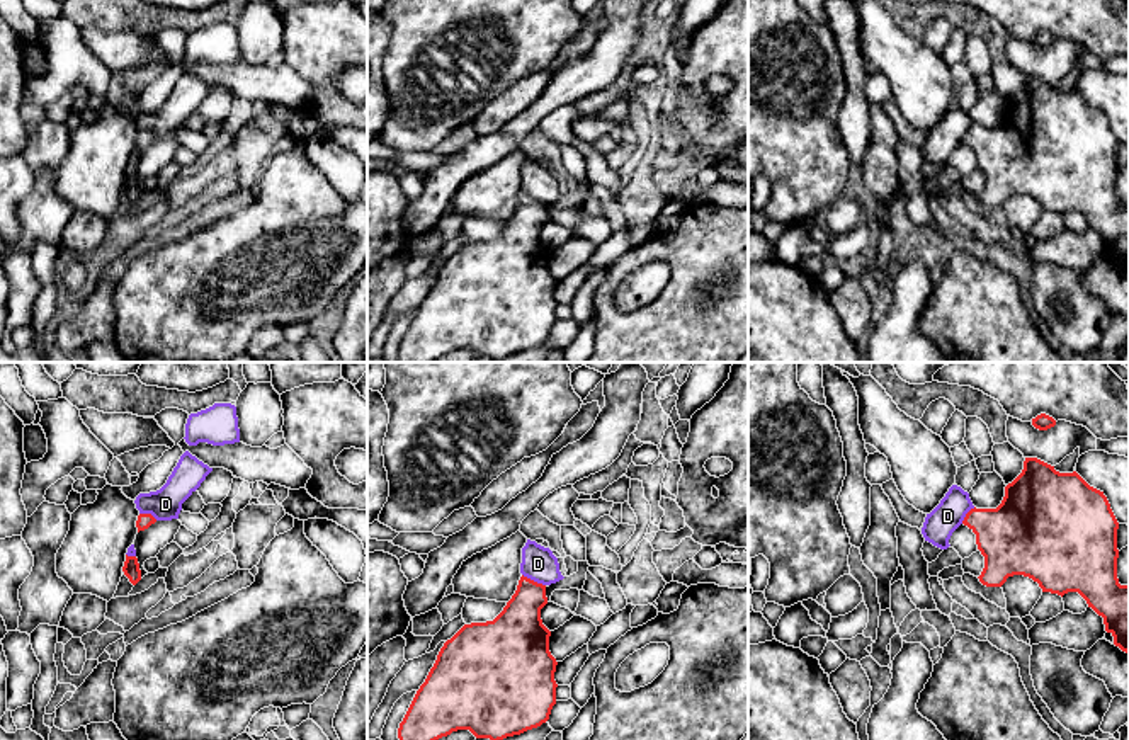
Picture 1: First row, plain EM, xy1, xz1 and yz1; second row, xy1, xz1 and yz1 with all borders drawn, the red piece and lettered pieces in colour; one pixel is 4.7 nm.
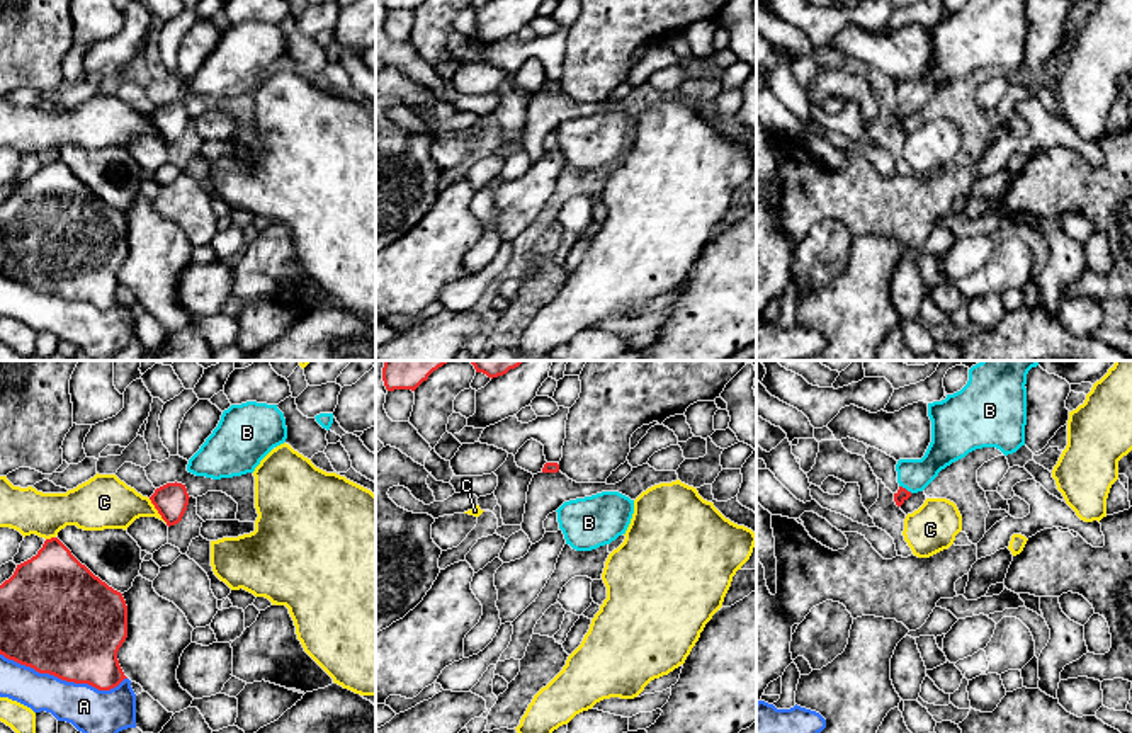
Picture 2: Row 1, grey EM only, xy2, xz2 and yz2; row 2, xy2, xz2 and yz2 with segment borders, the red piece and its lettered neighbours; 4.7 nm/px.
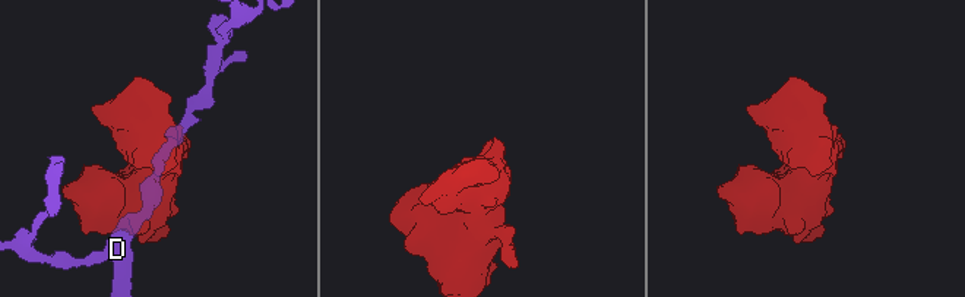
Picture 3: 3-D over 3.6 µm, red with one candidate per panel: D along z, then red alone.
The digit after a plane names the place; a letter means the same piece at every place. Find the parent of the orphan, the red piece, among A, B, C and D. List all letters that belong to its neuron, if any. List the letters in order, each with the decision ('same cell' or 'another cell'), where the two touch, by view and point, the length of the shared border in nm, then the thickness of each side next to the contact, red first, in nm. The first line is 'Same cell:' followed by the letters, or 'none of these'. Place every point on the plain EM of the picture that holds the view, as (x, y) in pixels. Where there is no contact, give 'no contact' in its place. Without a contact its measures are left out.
Same cell: B
A: another cell; contact xy2 (63, 298); length 600 nm; calibres 480 and 220 nm
B: same cell; contact yz2 (905, 107); length 70 nm; calibres 60 and 160 nm
C: another cell; contact xy2 (157, 128); length 150 nm; calibres 160 and 260 nm
D: another cell; contact xz1 (533, 199); length 130 nm; calibres 240 and 160 nm

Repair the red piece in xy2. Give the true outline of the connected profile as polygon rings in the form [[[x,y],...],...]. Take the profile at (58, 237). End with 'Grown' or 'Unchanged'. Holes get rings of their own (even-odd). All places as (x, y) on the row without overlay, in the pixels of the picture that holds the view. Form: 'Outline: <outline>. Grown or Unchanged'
Outline: [[[46,158],[31,179],[0,204],[0,274],[39,293],[110,310],[127,298],[117,270],[127,257],[127,224],[121,211],[82,184],[58,158]]]. Unchanged

